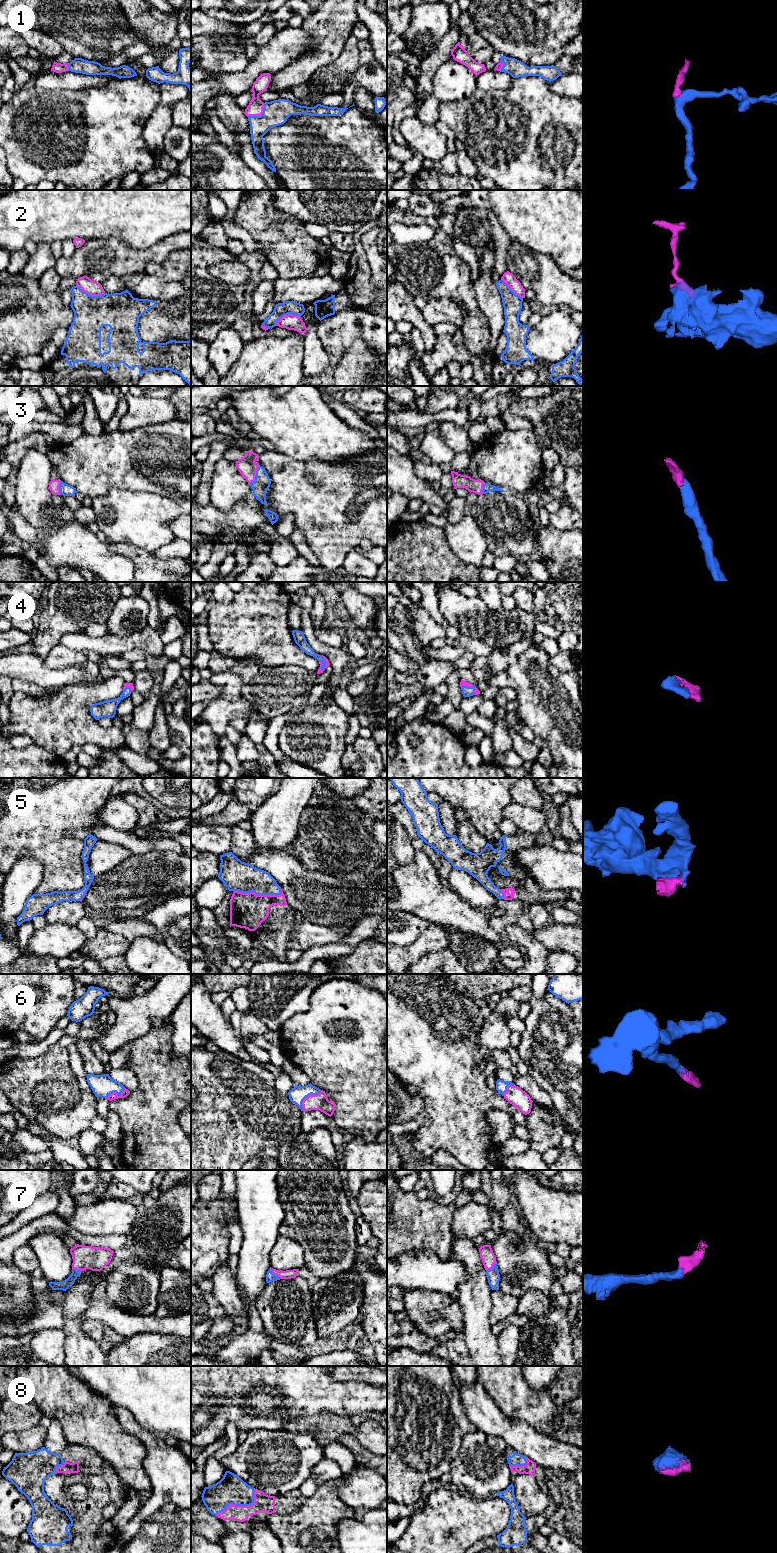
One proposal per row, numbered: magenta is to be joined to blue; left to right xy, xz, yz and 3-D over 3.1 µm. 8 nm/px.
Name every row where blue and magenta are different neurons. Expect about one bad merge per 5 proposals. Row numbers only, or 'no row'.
2

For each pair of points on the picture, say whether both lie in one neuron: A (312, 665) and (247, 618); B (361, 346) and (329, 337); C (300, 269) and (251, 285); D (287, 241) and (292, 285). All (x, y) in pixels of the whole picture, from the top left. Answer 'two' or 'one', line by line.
A: one
B: two
C: two
D: two

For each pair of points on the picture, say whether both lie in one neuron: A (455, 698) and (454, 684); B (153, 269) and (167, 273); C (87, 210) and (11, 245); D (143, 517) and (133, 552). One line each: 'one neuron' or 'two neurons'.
A: one neuron
B: one neuron
C: one neuron
D: two neurons

